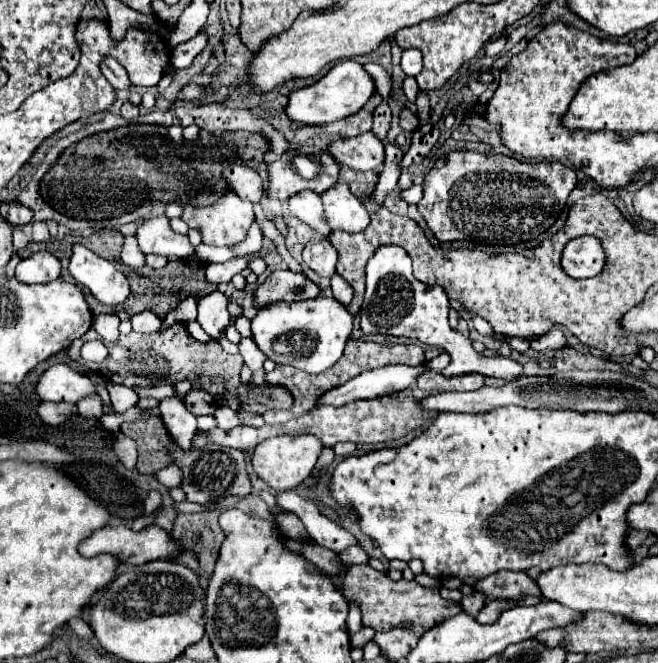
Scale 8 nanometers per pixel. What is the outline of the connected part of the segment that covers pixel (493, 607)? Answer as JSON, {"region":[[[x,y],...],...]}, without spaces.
{"region":[[[494,599],[494,601],[488,601],[488,603],[482,607],[482,611],[480,611],[474,619],[480,621],[480,623],[494,623],[506,607],[508,607],[508,603],[504,603],[504,601],[502,601],[500,605],[498,605],[496,599]]]}

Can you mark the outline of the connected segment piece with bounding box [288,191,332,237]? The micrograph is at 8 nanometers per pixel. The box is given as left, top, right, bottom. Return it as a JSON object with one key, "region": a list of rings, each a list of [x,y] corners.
{"region":[[[302,191],[302,193],[288,199],[288,207],[294,217],[298,217],[306,225],[310,225],[310,229],[314,229],[316,233],[320,233],[322,237],[330,235],[332,229],[326,223],[326,217],[322,215],[324,205],[322,205],[320,195],[316,195],[314,191]]]}

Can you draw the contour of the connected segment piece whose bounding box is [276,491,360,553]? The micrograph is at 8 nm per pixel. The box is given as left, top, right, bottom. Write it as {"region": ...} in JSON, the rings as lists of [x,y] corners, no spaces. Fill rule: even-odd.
{"region":[[[284,491],[284,493],[276,495],[276,501],[284,509],[292,511],[304,523],[308,535],[318,545],[322,545],[322,547],[326,547],[334,553],[340,553],[340,551],[344,551],[346,547],[352,547],[352,545],[360,545],[354,535],[350,535],[346,529],[338,527],[334,521],[324,517],[312,501],[302,499],[296,491]]]}

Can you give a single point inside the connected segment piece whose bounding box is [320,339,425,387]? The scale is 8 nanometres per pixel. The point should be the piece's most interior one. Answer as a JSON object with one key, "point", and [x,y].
{"point":[360,356]}

